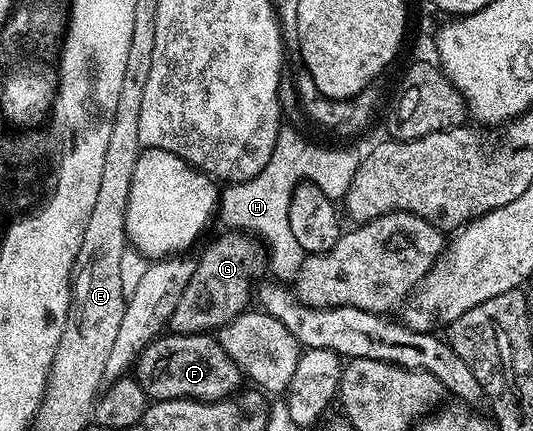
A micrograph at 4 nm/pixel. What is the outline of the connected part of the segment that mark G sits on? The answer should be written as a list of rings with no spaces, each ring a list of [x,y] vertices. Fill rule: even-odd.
[[[229,230],[224,233],[205,253],[201,261],[196,261],[191,283],[195,292],[199,294],[201,302],[209,302],[211,322],[223,322],[230,324],[237,316],[250,307],[249,295],[254,295],[253,276],[257,276],[266,267],[267,260],[257,249],[258,241],[252,235],[236,230]],[[257,243],[257,244],[256,244]]]

